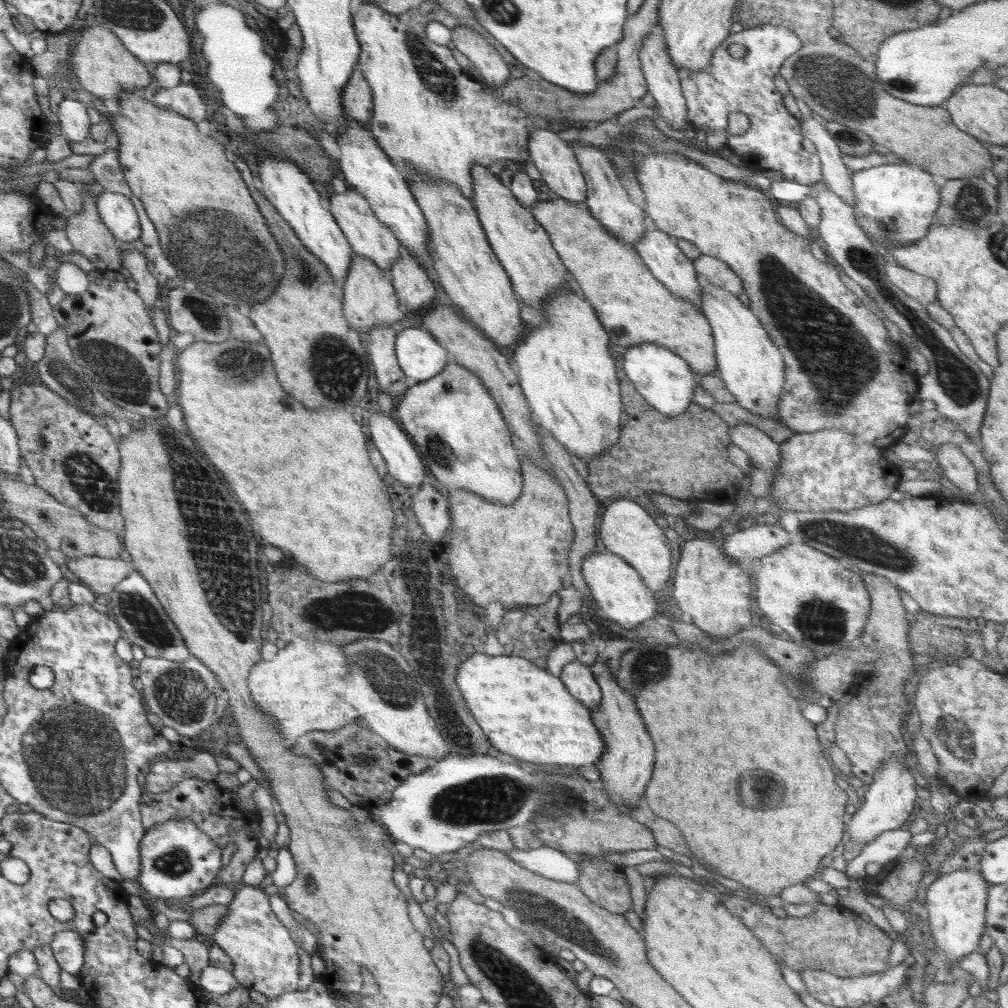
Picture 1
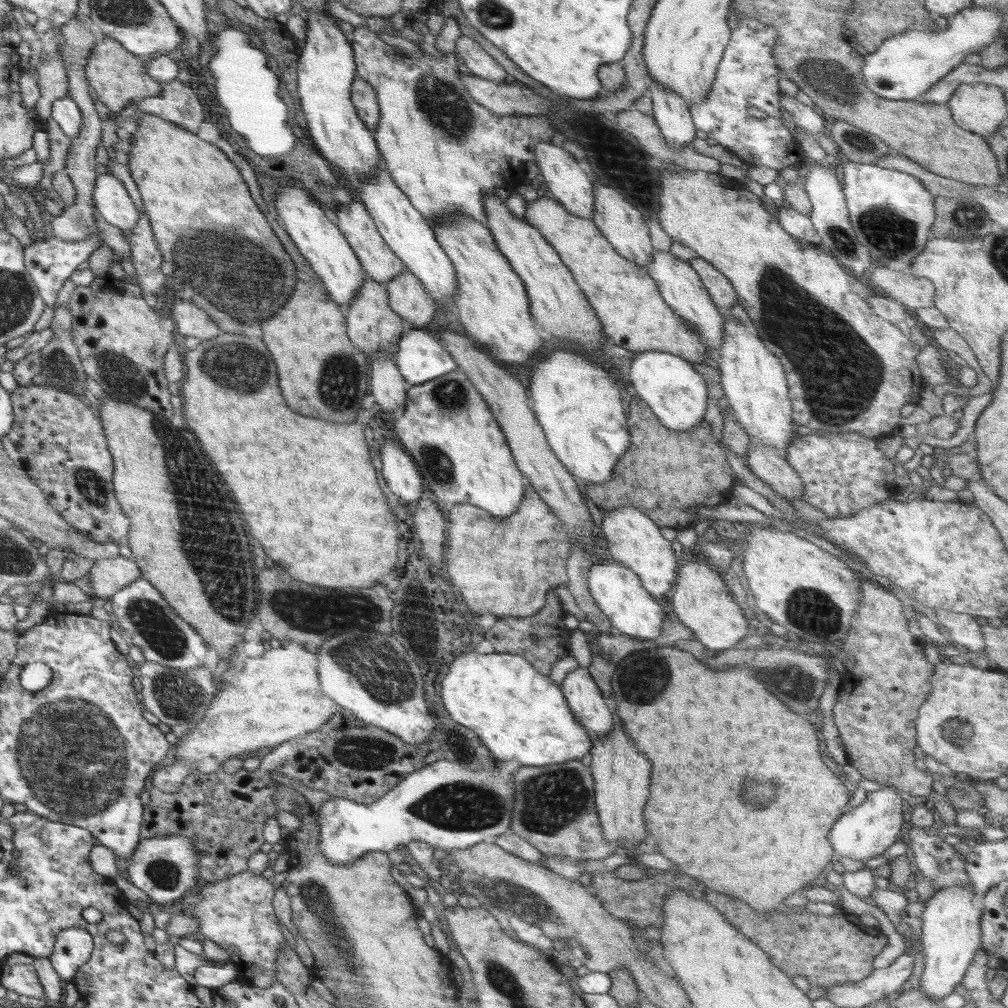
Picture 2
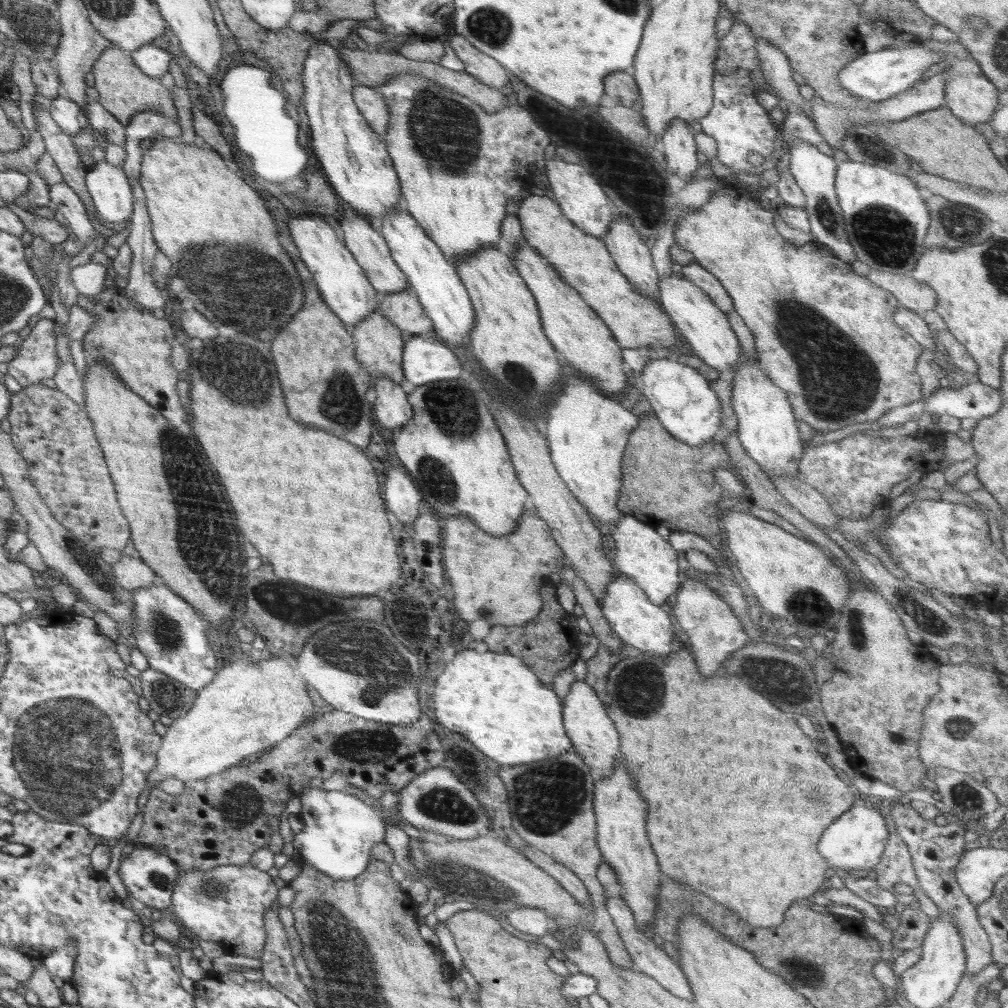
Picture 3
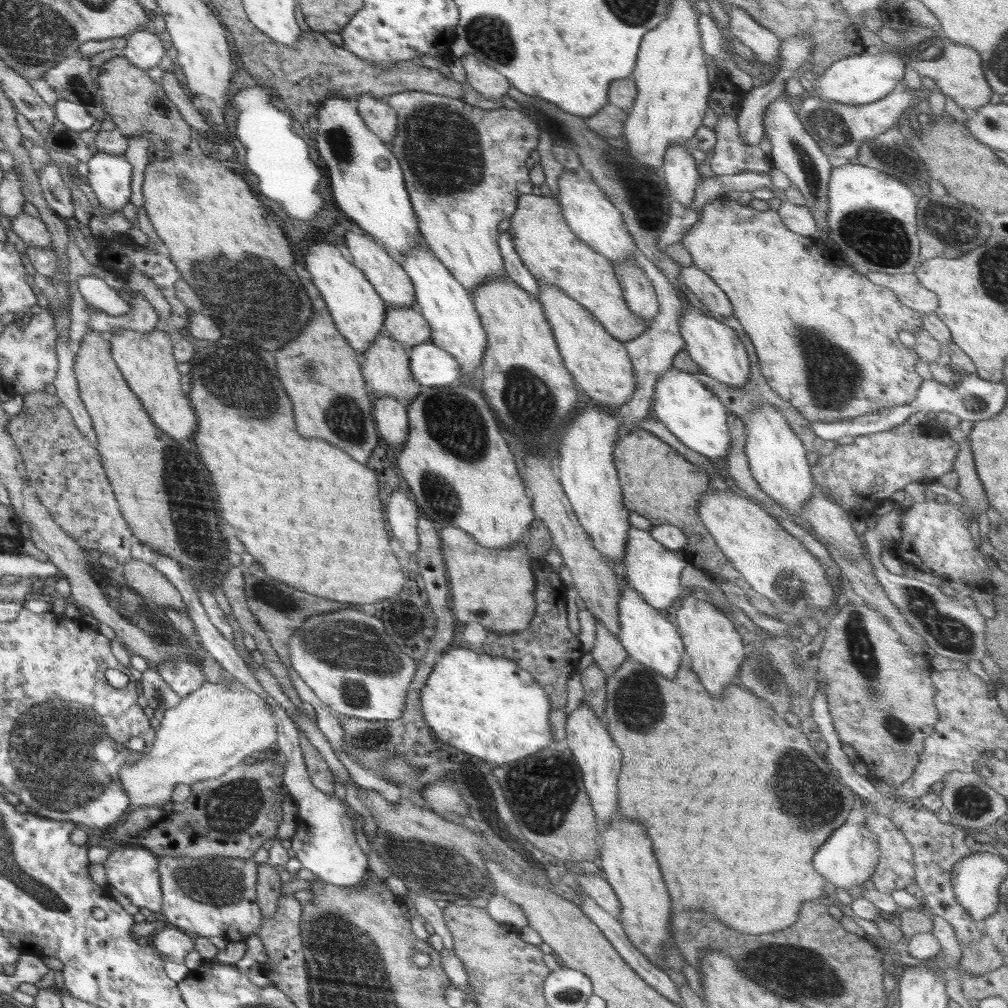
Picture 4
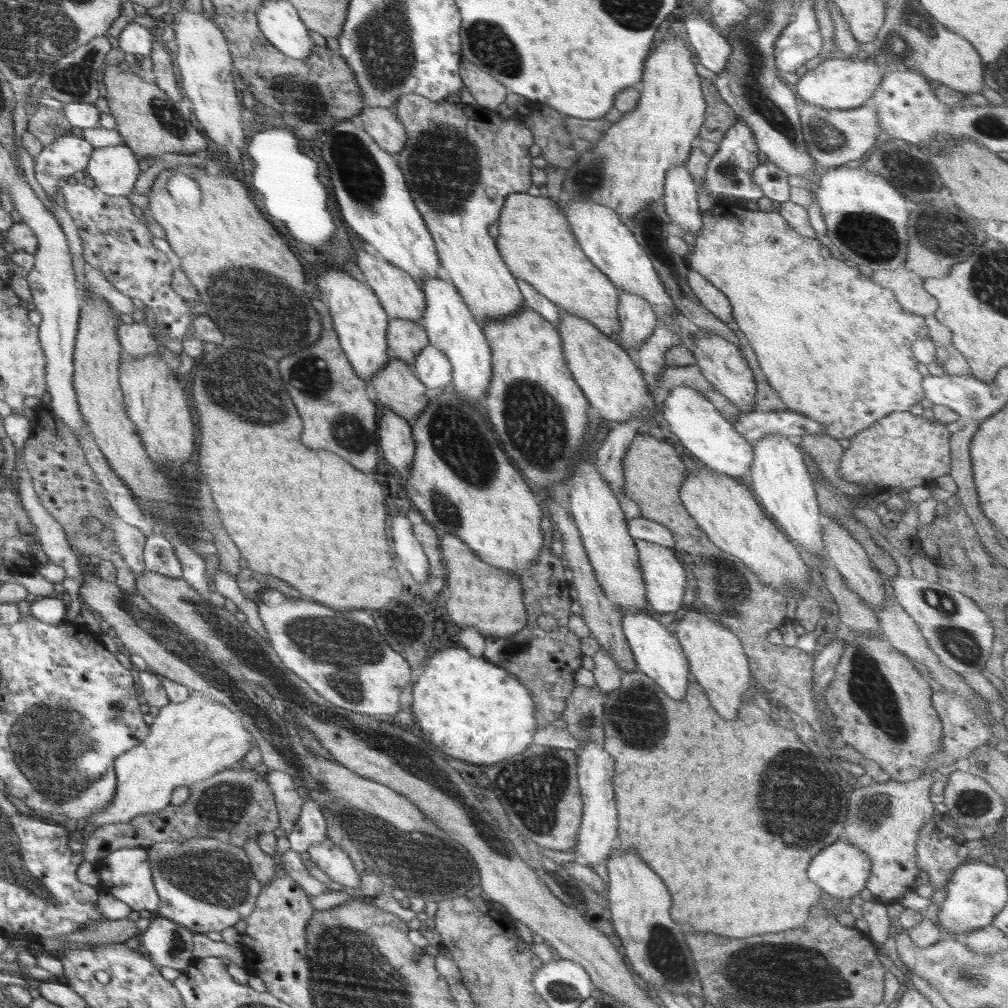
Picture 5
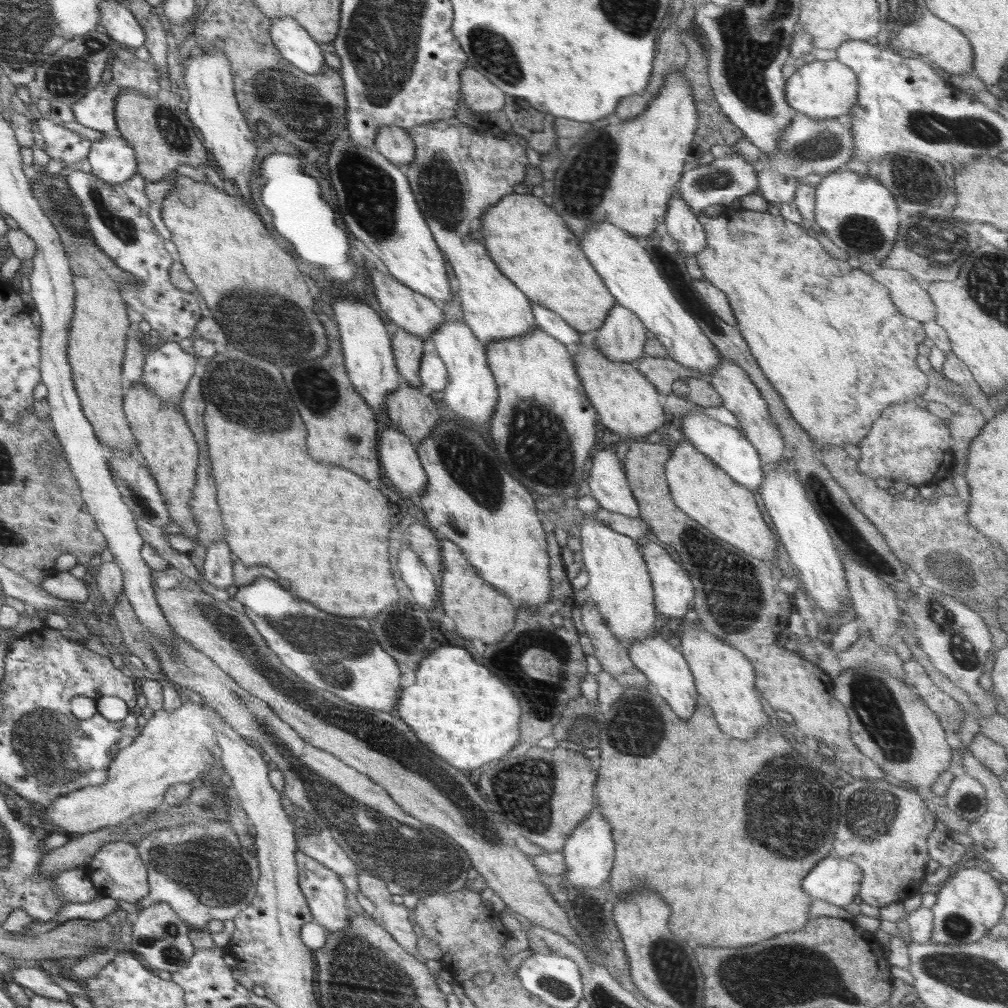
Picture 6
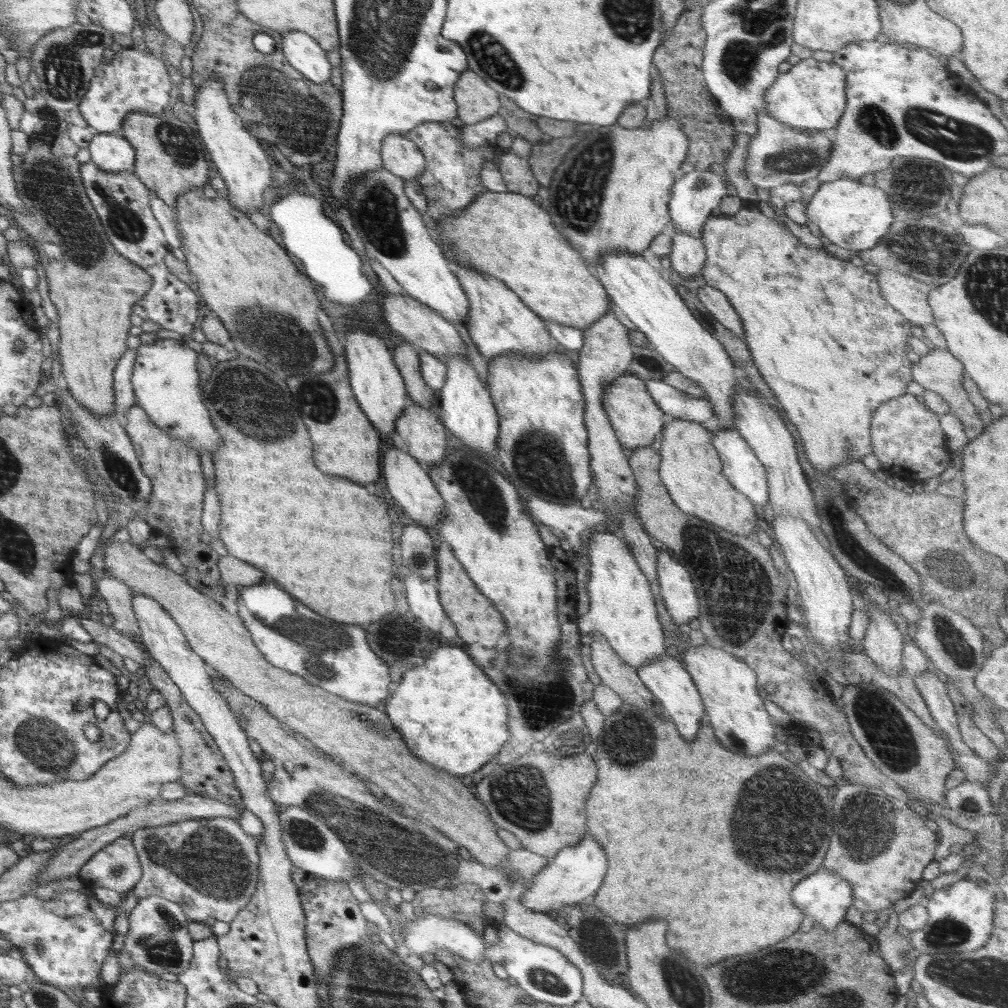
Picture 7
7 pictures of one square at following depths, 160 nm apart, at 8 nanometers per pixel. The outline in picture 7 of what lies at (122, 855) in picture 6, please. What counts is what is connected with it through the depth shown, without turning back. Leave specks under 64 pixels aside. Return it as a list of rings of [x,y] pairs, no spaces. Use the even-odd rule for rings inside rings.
[[[129,836],[116,838],[96,852],[78,872],[79,878],[90,881],[94,887],[114,890],[123,897],[133,890],[142,874],[139,855]]]

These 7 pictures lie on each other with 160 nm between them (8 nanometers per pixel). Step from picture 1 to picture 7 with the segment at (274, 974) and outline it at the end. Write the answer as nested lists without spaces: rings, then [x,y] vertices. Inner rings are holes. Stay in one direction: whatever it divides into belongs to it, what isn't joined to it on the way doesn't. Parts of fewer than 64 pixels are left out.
[[[210,817],[188,819],[166,826],[141,828],[130,839],[142,865],[142,878],[133,888],[138,899],[147,896],[161,896],[178,904],[184,915],[192,922],[204,922],[208,918],[232,923],[238,911],[244,911],[257,887],[259,854],[257,840],[246,834],[236,818]]]

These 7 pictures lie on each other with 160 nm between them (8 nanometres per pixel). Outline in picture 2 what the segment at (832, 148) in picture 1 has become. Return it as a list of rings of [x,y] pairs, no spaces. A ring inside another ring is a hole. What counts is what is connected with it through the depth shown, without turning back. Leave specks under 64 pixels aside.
[[[781,93],[781,108],[785,108],[793,116],[793,124],[797,128],[805,130],[811,136],[827,135],[828,125],[824,117],[818,115],[813,107],[803,105],[796,97],[790,97],[786,93]]]

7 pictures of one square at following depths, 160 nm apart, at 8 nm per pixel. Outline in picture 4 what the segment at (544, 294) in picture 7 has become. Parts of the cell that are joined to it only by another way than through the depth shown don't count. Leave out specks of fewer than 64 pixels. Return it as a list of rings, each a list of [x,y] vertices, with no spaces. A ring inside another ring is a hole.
[[[532,193],[520,196],[510,218],[508,234],[512,235],[516,252],[536,280],[562,288],[560,292],[589,310],[616,340],[624,343],[638,338],[647,329],[647,324],[624,303],[612,264],[570,231],[555,196],[547,198]]]

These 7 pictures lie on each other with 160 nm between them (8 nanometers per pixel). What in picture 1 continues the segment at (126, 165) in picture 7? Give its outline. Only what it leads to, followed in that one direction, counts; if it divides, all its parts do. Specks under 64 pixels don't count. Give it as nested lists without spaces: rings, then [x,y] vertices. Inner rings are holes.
[[[104,191],[97,196],[95,203],[102,223],[119,243],[141,238],[139,213],[130,198],[122,193]]]

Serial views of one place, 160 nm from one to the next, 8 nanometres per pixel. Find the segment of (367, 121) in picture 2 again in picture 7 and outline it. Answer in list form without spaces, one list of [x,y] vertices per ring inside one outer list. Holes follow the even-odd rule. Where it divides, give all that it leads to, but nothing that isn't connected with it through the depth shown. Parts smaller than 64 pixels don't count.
[[[389,133],[382,139],[383,168],[404,180],[416,179],[426,172],[426,160],[405,133]]]

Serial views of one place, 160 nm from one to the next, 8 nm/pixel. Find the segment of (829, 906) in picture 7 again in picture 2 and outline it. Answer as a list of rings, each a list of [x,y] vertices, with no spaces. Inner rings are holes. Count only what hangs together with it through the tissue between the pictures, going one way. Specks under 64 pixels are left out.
[[[884,787],[884,790],[868,792],[866,798],[859,807],[852,807],[836,820],[828,833],[829,843],[835,852],[835,858],[847,856],[854,860],[878,858],[900,836],[902,824],[902,799],[896,789]]]

